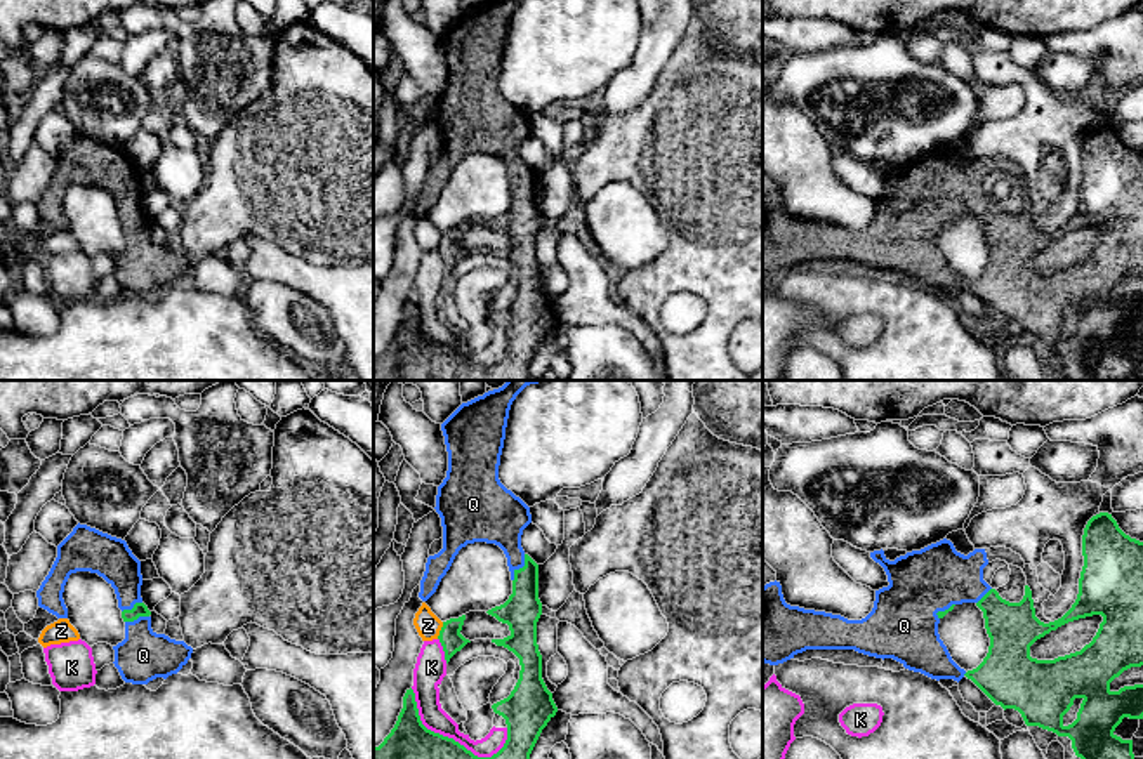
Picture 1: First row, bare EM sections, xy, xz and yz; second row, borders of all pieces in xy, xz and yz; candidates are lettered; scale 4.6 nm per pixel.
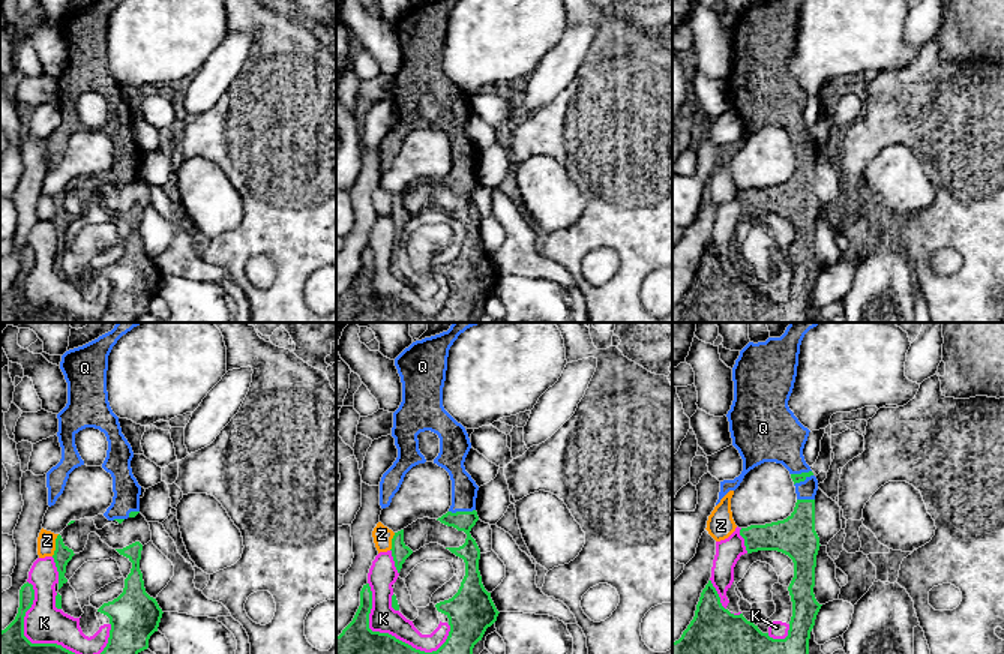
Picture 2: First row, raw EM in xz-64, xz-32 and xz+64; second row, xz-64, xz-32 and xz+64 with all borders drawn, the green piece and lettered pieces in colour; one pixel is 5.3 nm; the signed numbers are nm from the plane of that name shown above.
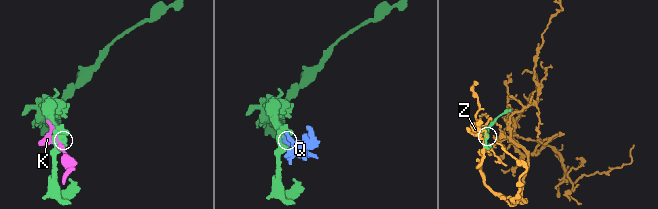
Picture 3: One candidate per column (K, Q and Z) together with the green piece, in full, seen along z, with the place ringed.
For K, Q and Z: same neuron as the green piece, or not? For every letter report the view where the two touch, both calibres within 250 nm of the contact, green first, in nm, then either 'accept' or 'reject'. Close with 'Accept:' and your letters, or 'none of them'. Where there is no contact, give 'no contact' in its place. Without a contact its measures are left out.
K: contact in xz; calibres 380 and 120 nm; reject
Q: contact in xz; calibres 170 and 240 nm; accept
Z: contact in xz; calibres 110 and 120 nm; reject
Accept: Q

